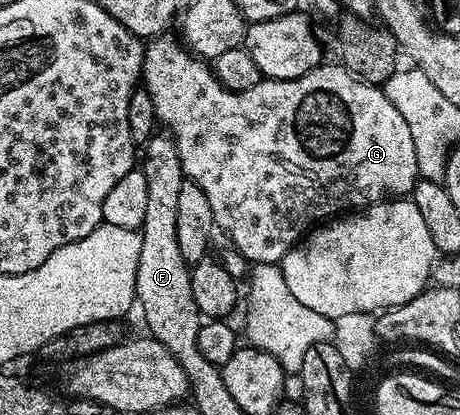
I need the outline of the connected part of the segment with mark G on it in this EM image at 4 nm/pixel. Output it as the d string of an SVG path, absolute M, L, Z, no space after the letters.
M165 33L159 39L151 40L144 48L144 69L142 72L143 90L150 93L154 101L156 122L176 142L178 157L182 161L185 176L206 193L210 201L210 209L214 209L214 221L219 230L228 234L227 241L233 248L239 250L248 259L249 264L275 263L279 264L286 252L295 247L305 235L317 225L339 216L341 213L352 213L357 209L372 206L373 203L383 203L393 197L404 197L416 187L419 176L418 162L415 156L414 140L410 128L402 119L394 105L384 96L379 86L364 83L353 75L347 67L339 62L321 62L320 66L310 69L310 73L302 73L302 77L293 79L261 78L254 89L231 91L226 89L216 79L211 66L205 60L195 56L179 38L171 39L171 34Z

